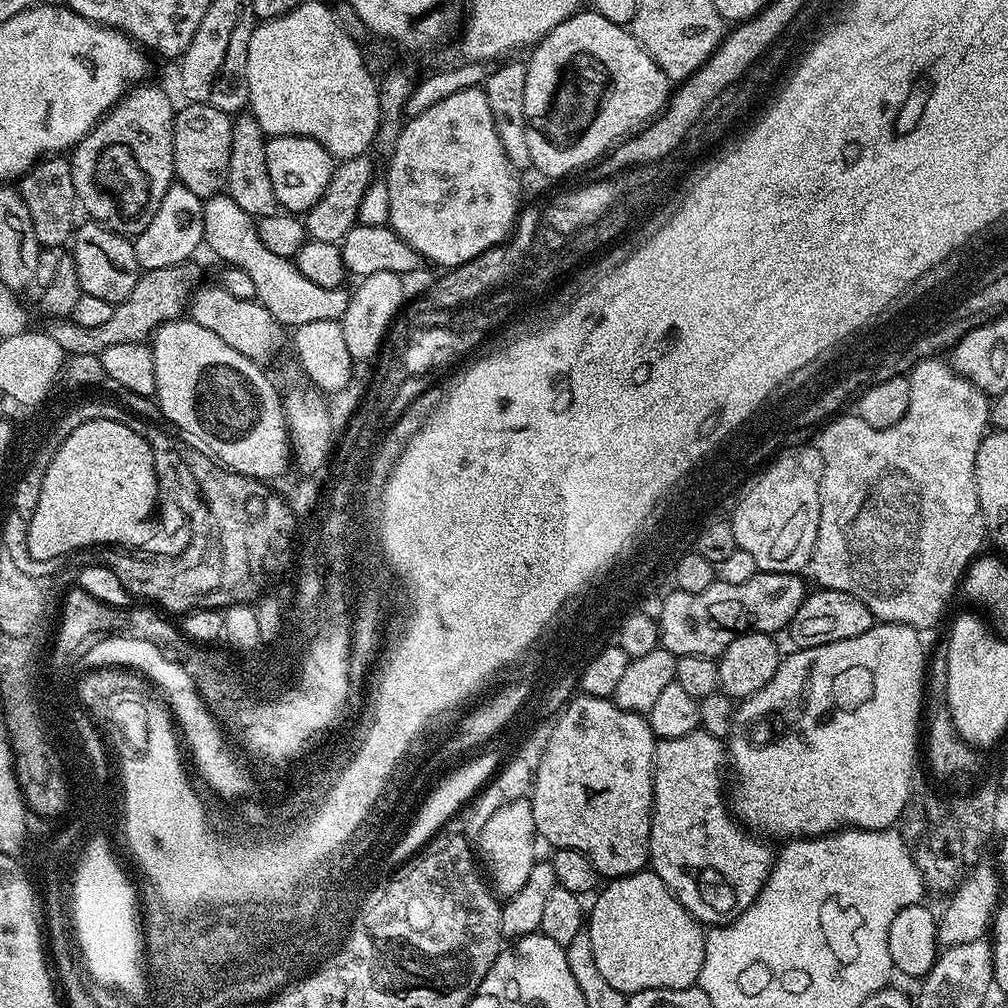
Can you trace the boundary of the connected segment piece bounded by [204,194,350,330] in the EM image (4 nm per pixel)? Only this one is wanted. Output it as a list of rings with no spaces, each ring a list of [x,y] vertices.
[[[217,194],[204,201],[204,244],[218,259],[225,260],[225,265],[243,270],[250,277],[250,282],[254,282],[255,299],[266,306],[266,310],[270,310],[272,317],[285,329],[343,321],[350,299],[349,289],[344,286],[317,286],[296,269],[292,260],[273,254],[267,246],[262,246],[256,220],[246,214],[246,210],[242,210],[234,198]]]

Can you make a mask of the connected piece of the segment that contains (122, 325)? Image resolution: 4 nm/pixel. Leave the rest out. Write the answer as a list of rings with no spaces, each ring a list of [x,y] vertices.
[[[195,263],[175,264],[162,270],[144,272],[138,278],[134,290],[130,290],[130,298],[113,307],[110,319],[102,322],[102,326],[78,326],[70,318],[60,318],[47,325],[46,331],[58,346],[69,357],[78,355],[99,356],[106,346],[114,346],[118,342],[145,343],[166,322],[181,319],[189,307],[192,293],[198,287]]]

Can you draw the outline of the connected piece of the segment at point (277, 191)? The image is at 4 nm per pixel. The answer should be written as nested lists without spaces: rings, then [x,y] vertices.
[[[274,136],[266,143],[266,170],[270,170],[270,182],[274,186],[274,194],[278,198],[280,208],[292,214],[303,214],[322,198],[326,186],[332,177],[334,158],[318,142],[301,136]]]

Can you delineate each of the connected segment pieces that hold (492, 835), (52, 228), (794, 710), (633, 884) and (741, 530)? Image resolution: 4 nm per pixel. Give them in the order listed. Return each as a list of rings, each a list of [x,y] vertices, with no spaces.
[[[525,796],[506,803],[497,810],[476,837],[476,848],[481,863],[490,866],[488,878],[493,891],[499,897],[513,896],[526,882],[527,875],[530,874],[537,859],[534,848],[535,830],[532,802]]]
[[[52,154],[39,160],[31,170],[19,177],[18,187],[26,210],[30,210],[30,222],[34,226],[34,238],[38,238],[41,249],[63,249],[71,241],[77,227],[78,201],[72,177],[72,162],[67,155]]]
[[[876,622],[870,630],[866,630],[866,634],[858,634],[858,638],[842,638],[826,646],[797,648],[781,659],[778,670],[774,670],[774,678],[770,678],[762,690],[735,705],[731,731],[726,737],[726,756],[731,771],[732,768],[736,771],[734,812],[745,829],[765,837],[777,836],[780,842],[784,842],[789,838],[826,836],[846,828],[892,828],[899,821],[907,798],[914,789],[912,771],[916,768],[916,731],[922,728],[920,695],[924,692],[924,644],[920,636],[917,629],[905,624]]]
[[[645,870],[629,876],[618,876],[609,879],[605,884],[608,885],[604,889],[601,887],[595,893],[595,896],[597,895],[596,901],[593,902],[592,908],[590,904],[590,911],[586,916],[586,931],[590,938],[590,950],[594,954],[594,966],[598,966],[598,974],[602,974],[602,978],[606,978],[606,982],[610,982],[610,986],[614,986],[614,990],[625,994],[641,992],[642,990],[682,990],[683,988],[693,987],[699,981],[702,962],[704,961],[704,937],[706,932],[700,921],[688,913],[682,906],[682,902],[678,902],[675,894],[664,885],[662,878],[658,878],[658,874],[654,871]]]
[[[812,446],[812,448],[796,448],[793,452],[784,450],[767,465],[767,468],[769,472],[765,474],[764,480],[758,481],[756,488],[750,489],[748,496],[741,498],[740,512],[730,516],[734,538],[739,548],[746,550],[746,554],[754,557],[754,562],[759,571],[799,573],[809,567],[814,542],[818,534],[822,454],[819,447],[816,446]]]

